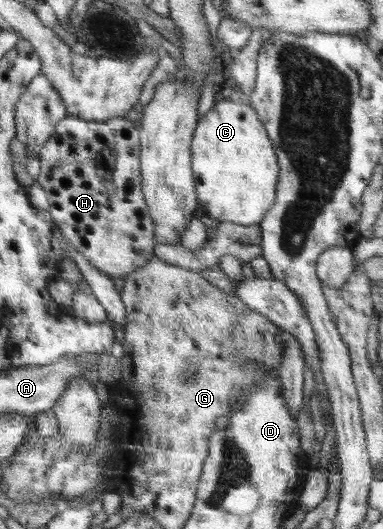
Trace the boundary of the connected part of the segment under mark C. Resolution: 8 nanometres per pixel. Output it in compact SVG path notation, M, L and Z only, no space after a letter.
M230 98L215 102L206 115L199 118L191 149L201 212L209 213L219 222L253 225L263 220L266 213L275 205L277 197L280 166L273 144L258 112L251 105L232 101Z

